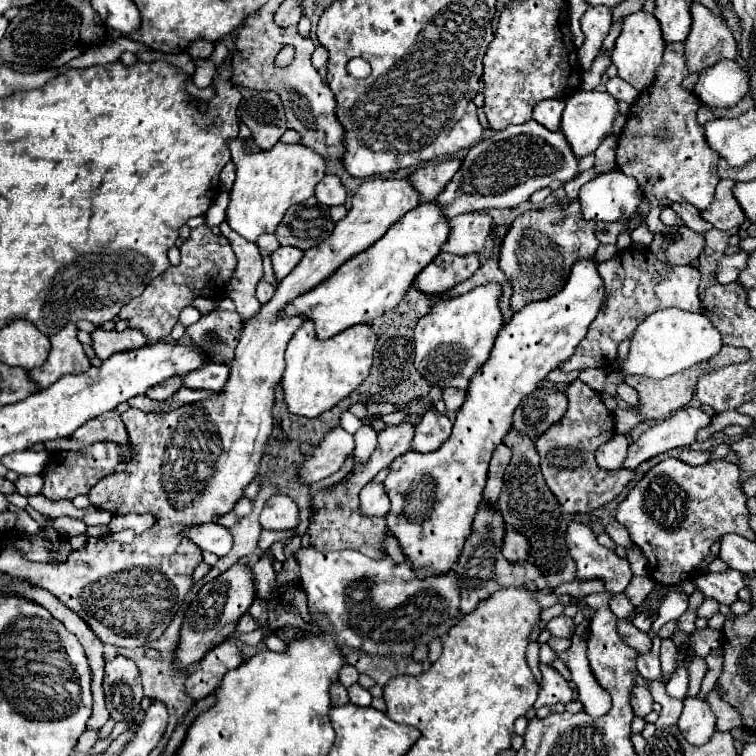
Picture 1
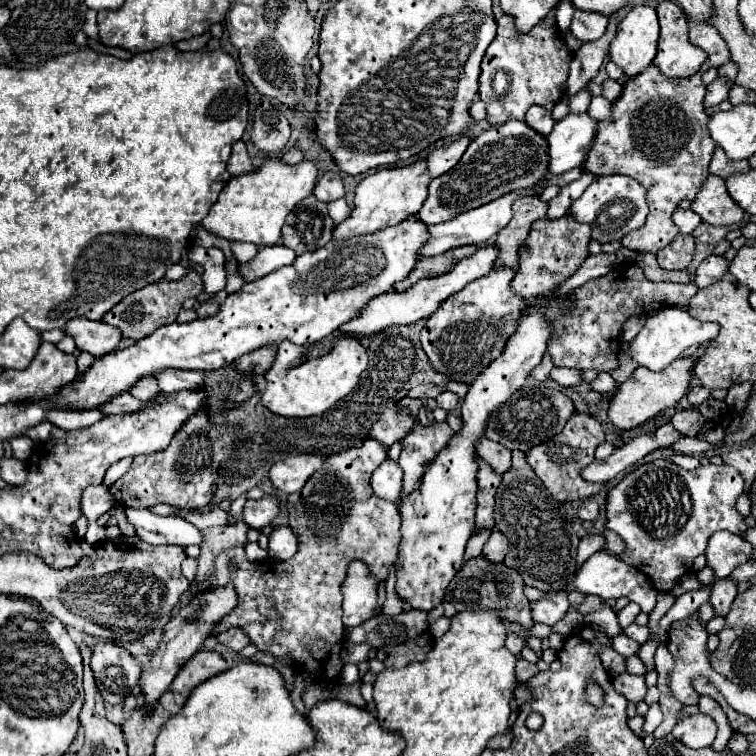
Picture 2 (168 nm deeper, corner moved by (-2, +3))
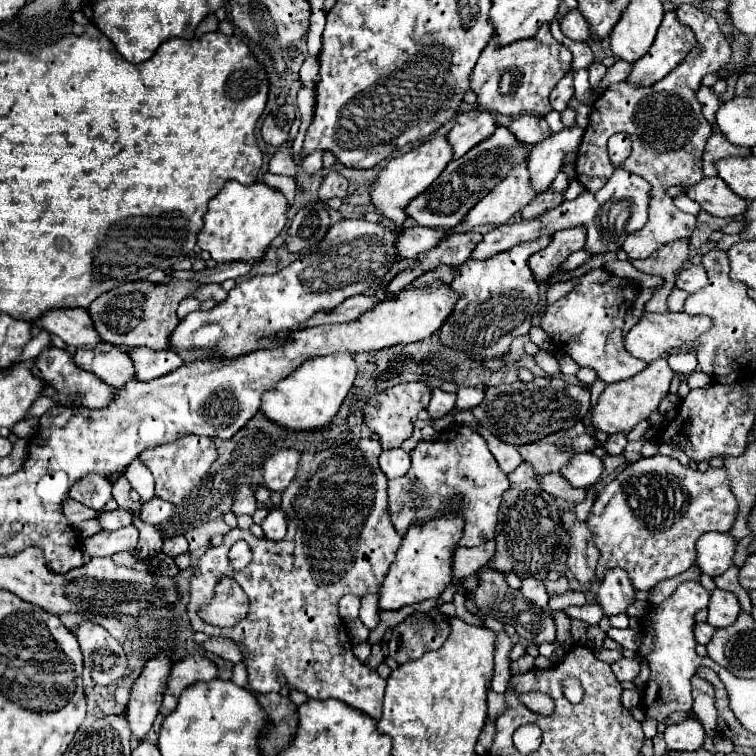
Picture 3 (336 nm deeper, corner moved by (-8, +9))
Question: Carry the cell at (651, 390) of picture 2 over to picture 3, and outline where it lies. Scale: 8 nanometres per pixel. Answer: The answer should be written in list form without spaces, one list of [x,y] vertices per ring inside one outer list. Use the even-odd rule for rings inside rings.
[[[656,359],[644,371],[640,371],[638,375],[634,375],[630,379],[624,379],[620,383],[606,385],[606,389],[602,391],[596,407],[592,407],[592,427],[596,431],[604,431],[608,435],[630,433],[640,421],[644,421],[652,411],[658,409],[662,397],[670,389],[672,375],[674,375],[674,371],[666,363],[666,359]]]

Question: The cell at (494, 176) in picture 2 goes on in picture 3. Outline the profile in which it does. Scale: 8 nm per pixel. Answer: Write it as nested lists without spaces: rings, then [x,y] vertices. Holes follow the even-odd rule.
[[[498,127],[496,133],[470,149],[464,157],[452,159],[446,169],[440,173],[440,177],[418,197],[414,197],[408,207],[404,209],[406,215],[416,221],[422,227],[440,227],[440,229],[450,229],[456,227],[464,215],[484,197],[492,187],[504,179],[504,175],[512,169],[512,163],[522,163],[522,159],[528,157],[528,147],[520,147],[512,135],[508,135],[508,127]]]

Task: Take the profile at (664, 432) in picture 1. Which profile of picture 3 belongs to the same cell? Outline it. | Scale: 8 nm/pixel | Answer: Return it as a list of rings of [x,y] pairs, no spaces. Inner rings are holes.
[[[580,453],[574,455],[562,469],[560,475],[574,487],[574,489],[586,489],[592,485],[600,473],[604,471],[602,459],[598,459],[594,453]]]

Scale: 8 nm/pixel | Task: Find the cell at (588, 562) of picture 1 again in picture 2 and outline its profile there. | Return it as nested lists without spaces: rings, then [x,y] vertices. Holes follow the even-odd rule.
[[[598,551],[586,563],[580,565],[580,569],[576,571],[576,577],[574,577],[574,587],[580,593],[600,595],[604,599],[628,597],[630,601],[638,603],[644,613],[652,613],[652,609],[656,607],[656,595],[658,595],[658,591],[652,587],[652,583],[648,581],[648,577],[642,571],[632,569],[632,565],[624,563],[618,555],[608,553],[608,551]]]

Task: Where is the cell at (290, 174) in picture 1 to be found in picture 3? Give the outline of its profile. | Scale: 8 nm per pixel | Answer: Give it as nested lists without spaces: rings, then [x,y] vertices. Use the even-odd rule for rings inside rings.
[[[226,183],[220,195],[216,195],[216,199],[212,199],[212,203],[208,205],[204,227],[198,233],[198,245],[200,249],[208,251],[216,263],[262,263],[266,249],[286,225],[286,213],[288,207],[282,191],[272,189],[266,183],[254,183],[252,187]]]

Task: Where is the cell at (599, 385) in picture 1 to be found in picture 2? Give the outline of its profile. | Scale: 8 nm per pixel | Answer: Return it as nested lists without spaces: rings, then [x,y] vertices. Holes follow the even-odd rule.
[[[554,367],[552,369],[552,373],[550,373],[550,377],[558,383],[558,385],[562,385],[562,387],[574,387],[574,385],[578,385],[578,383],[582,383],[584,379],[582,379],[582,371],[578,371],[578,369],[560,369],[560,367]]]

